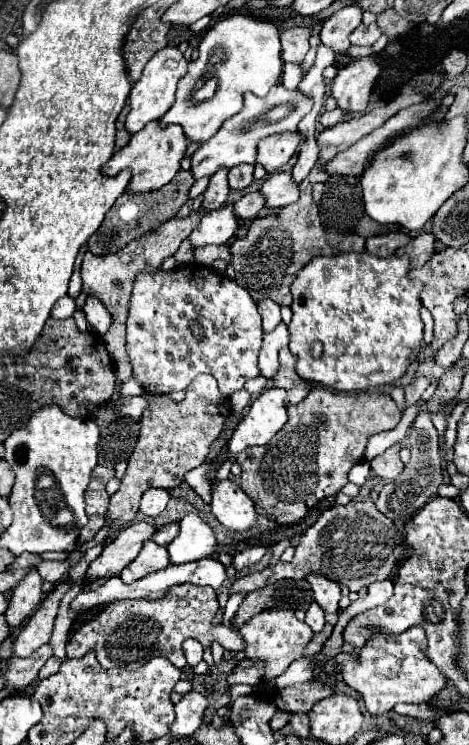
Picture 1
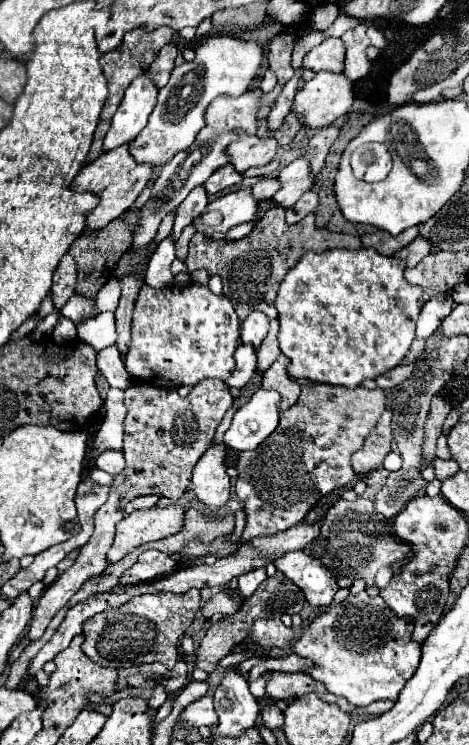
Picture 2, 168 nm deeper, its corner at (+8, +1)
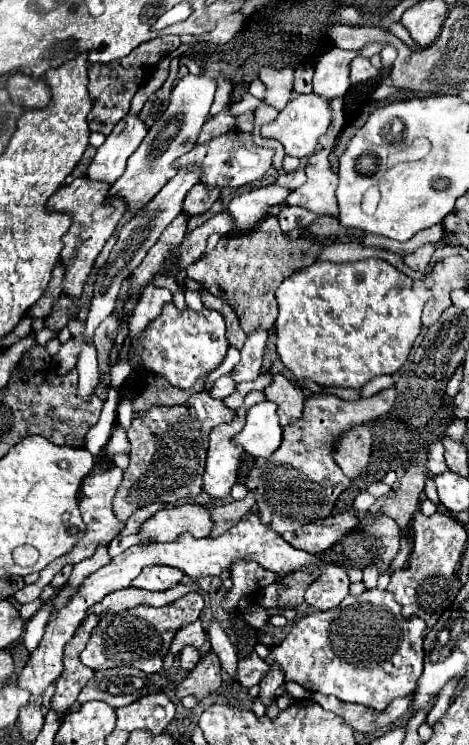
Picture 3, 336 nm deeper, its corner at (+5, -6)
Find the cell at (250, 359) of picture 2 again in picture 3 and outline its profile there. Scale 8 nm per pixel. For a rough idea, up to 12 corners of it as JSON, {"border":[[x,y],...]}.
{"border":[[233,372],[223,374],[211,388],[211,396],[227,398],[237,384]]}

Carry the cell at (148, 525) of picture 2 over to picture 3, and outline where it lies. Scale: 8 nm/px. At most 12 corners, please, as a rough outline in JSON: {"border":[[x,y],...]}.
{"border":[[205,506],[159,510],[137,536],[173,542],[183,532],[205,538],[213,522]]}

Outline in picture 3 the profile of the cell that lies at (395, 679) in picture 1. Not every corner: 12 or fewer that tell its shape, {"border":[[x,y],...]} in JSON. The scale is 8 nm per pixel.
{"border":[[387,590],[301,618],[267,664],[385,710],[423,668]]}

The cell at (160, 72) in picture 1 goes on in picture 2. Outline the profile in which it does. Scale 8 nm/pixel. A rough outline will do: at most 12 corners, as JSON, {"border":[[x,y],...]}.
{"border":[[138,75],[130,83],[102,145],[132,143],[146,127],[158,89]]}

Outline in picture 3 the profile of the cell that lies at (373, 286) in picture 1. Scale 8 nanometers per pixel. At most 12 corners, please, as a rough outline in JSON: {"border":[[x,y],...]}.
{"border":[[381,258],[277,288],[295,380],[363,388],[405,364],[425,300]]}

